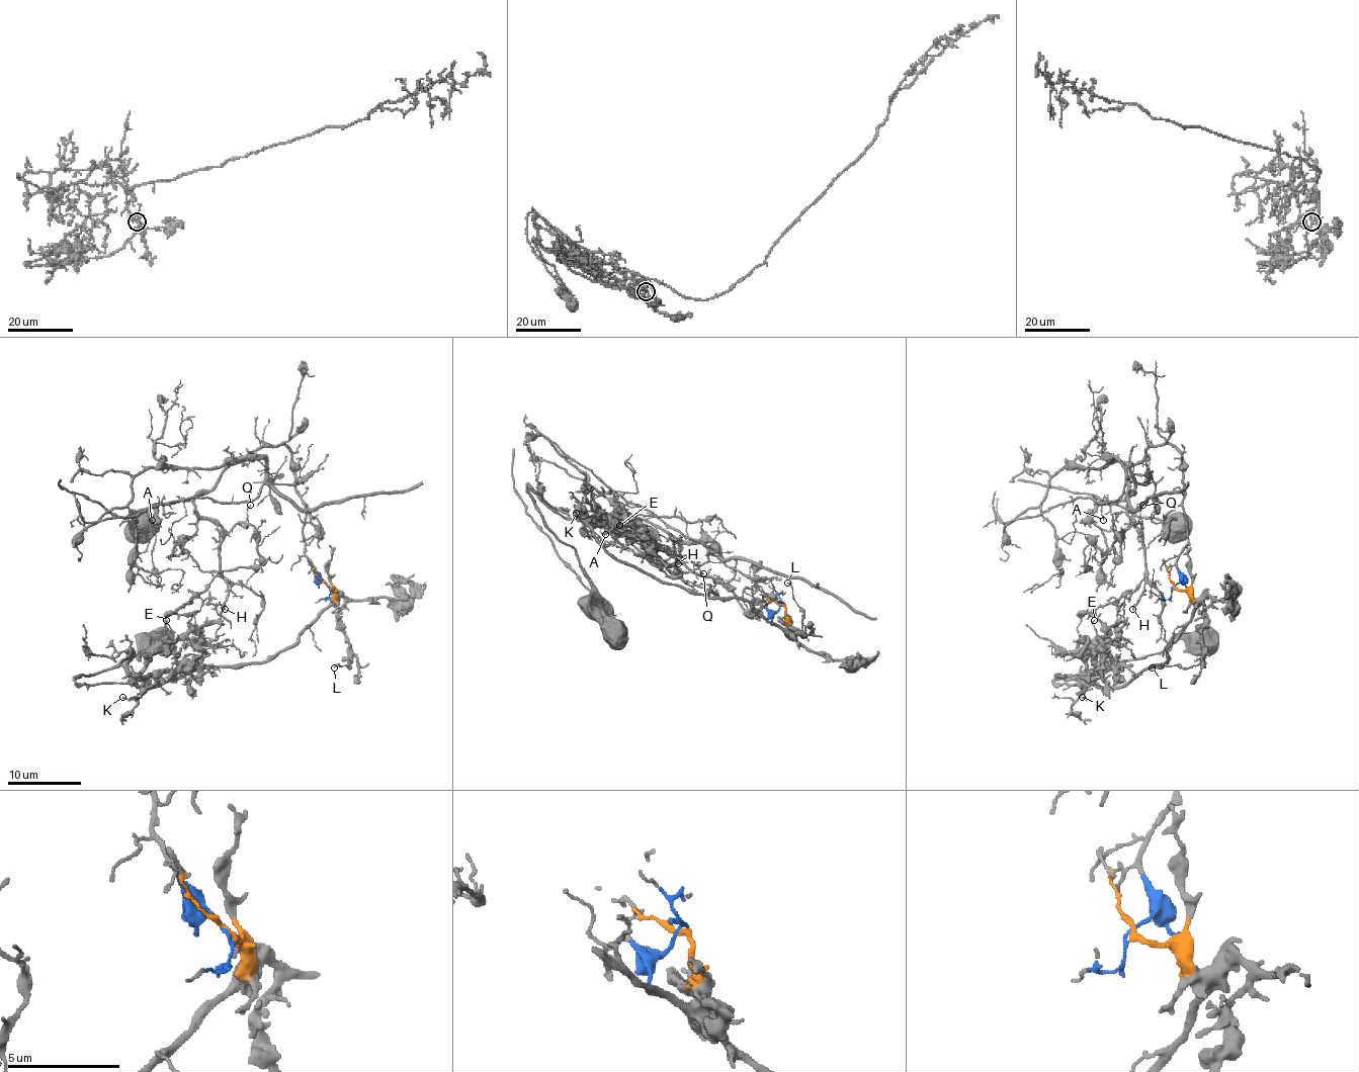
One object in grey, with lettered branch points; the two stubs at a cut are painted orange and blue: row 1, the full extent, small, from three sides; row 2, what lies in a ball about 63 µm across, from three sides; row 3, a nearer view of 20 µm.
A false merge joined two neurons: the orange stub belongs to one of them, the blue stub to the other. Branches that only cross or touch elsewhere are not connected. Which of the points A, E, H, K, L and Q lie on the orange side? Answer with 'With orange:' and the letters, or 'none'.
With orange: E, K, L

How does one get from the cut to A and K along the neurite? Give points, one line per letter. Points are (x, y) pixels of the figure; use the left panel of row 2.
A: (328, 587), (310, 561), (306, 506), (292, 453), (283, 444), (263, 445), (209, 489), (160, 505), (151, 519)
K: (328, 587), (333, 602), (265, 660), (204, 665), (155, 686), (140, 681), (137, 695), (121, 697)

